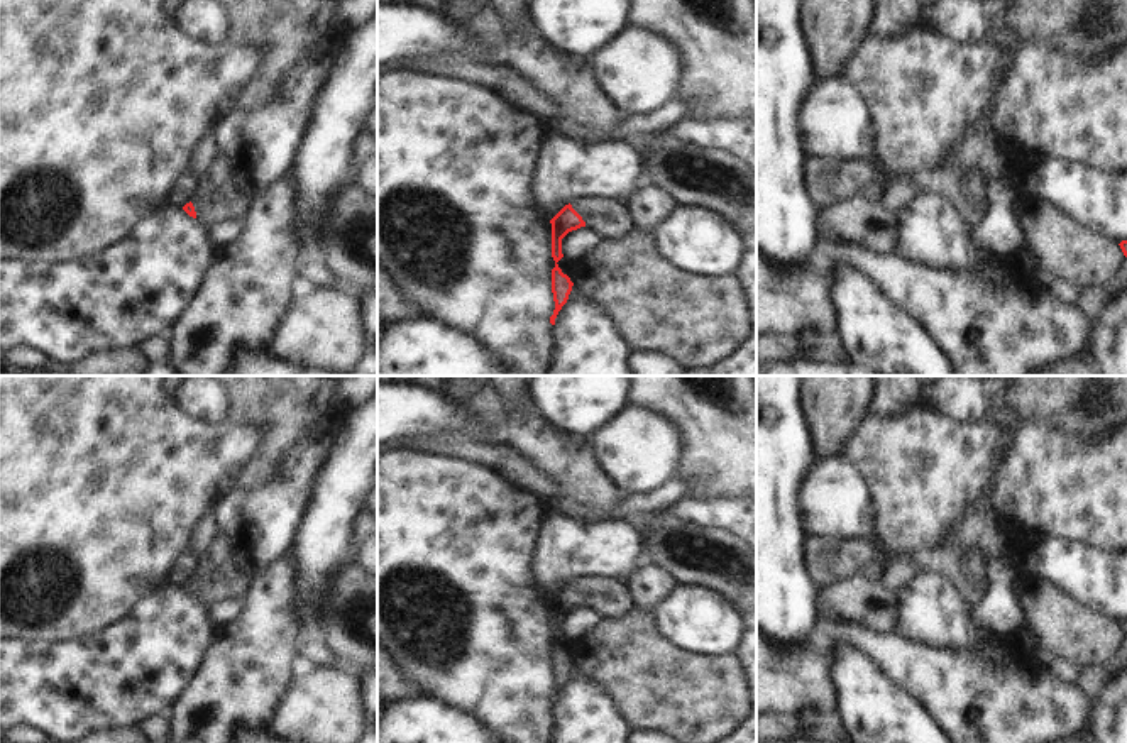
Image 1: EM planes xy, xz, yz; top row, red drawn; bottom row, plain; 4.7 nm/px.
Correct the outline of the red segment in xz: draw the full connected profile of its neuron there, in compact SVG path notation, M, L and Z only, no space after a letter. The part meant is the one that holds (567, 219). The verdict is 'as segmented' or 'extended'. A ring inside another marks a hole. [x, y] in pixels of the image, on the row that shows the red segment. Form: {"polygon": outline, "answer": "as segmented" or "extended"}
{"polygon": "M577 196L572 198L552 220L552 257L555 267L552 269L552 293L555 301L550 323L555 325L555 318L562 306L567 303L574 283L558 267L562 254L562 239L580 227L587 227L597 234L602 240L618 240L635 228L635 223L628 213L626 203L611 200L607 196Z", "answer": "extended"}

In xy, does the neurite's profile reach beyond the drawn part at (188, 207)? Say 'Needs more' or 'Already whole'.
Needs more

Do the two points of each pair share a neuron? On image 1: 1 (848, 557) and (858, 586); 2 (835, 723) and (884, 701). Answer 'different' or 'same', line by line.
1: different
2: different

